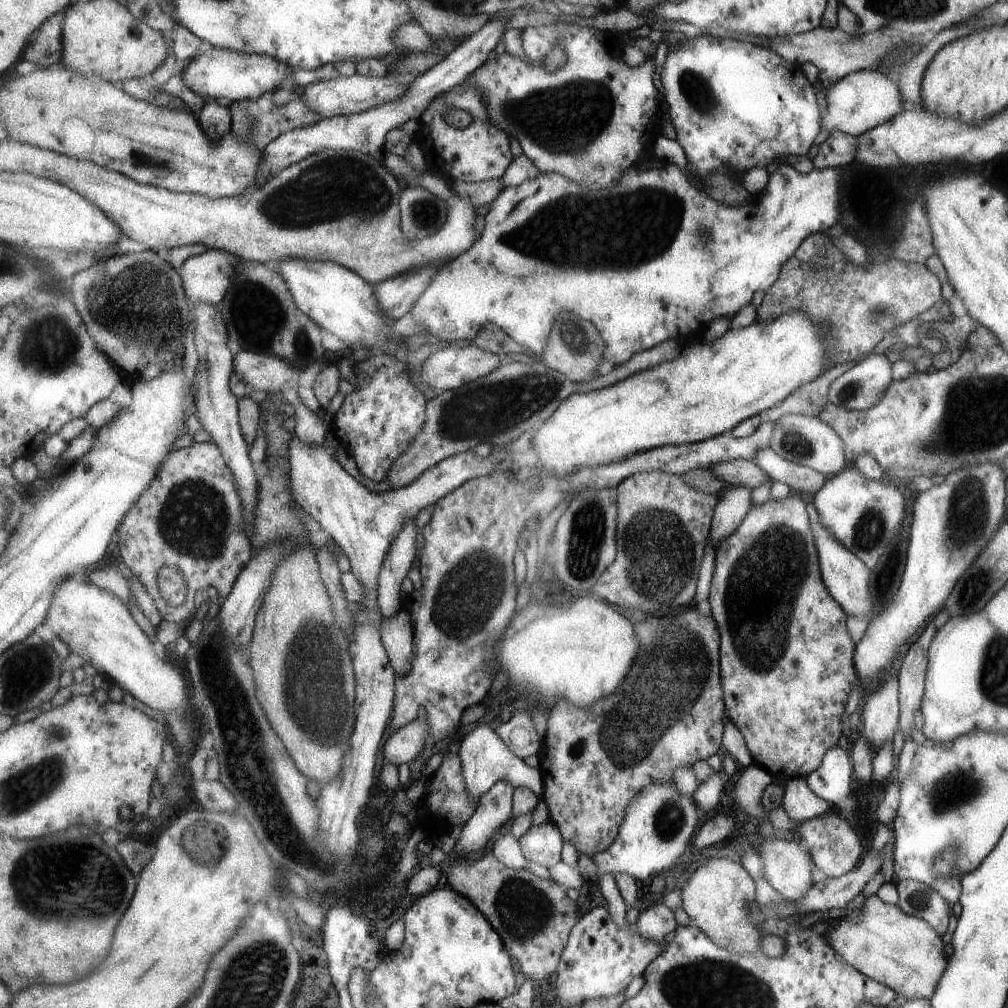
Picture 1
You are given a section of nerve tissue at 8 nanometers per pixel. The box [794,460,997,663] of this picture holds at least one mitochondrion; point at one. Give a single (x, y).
(969, 510)

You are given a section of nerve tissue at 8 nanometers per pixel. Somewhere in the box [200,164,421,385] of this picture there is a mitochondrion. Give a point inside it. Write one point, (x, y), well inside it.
(381, 200)

